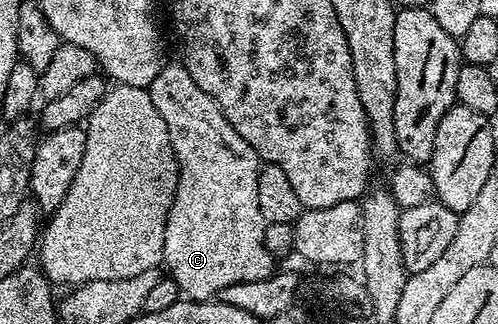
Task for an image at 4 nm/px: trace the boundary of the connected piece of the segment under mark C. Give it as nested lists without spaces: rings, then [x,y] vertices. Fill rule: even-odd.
[[[165,64],[163,71],[155,75],[147,88],[147,96],[155,111],[159,111],[163,123],[167,123],[167,135],[177,160],[177,190],[167,215],[163,265],[169,268],[166,269],[168,276],[188,300],[208,301],[220,295],[223,287],[231,287],[231,283],[251,283],[272,277],[275,272],[275,259],[265,246],[267,222],[263,219],[263,211],[259,211],[259,175],[263,162],[247,139],[227,123],[211,95],[191,79],[184,64],[176,64]]]

